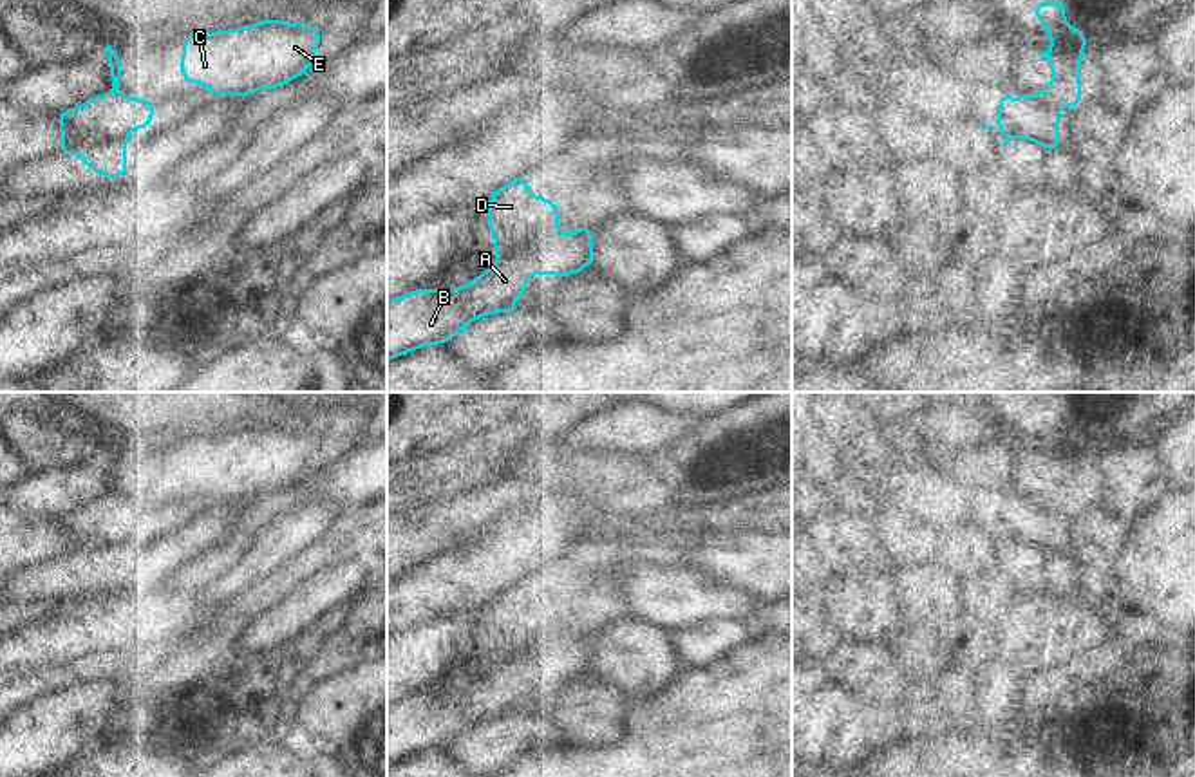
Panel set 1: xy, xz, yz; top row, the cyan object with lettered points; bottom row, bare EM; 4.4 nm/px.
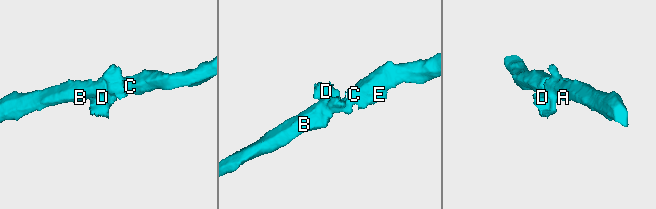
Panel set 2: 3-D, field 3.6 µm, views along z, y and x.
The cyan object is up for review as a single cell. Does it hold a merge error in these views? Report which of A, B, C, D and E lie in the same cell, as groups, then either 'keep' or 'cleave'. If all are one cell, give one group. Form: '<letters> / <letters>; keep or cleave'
A B C E / D; cleave

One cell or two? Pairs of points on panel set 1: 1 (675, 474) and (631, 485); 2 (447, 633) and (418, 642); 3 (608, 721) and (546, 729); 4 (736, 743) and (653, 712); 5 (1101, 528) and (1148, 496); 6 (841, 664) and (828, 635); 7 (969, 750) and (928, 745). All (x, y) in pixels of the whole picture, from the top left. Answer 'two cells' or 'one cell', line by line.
1: one cell
2: one cell
3: two cells
4: one cell
5: one cell
6: two cells
7: one cell

